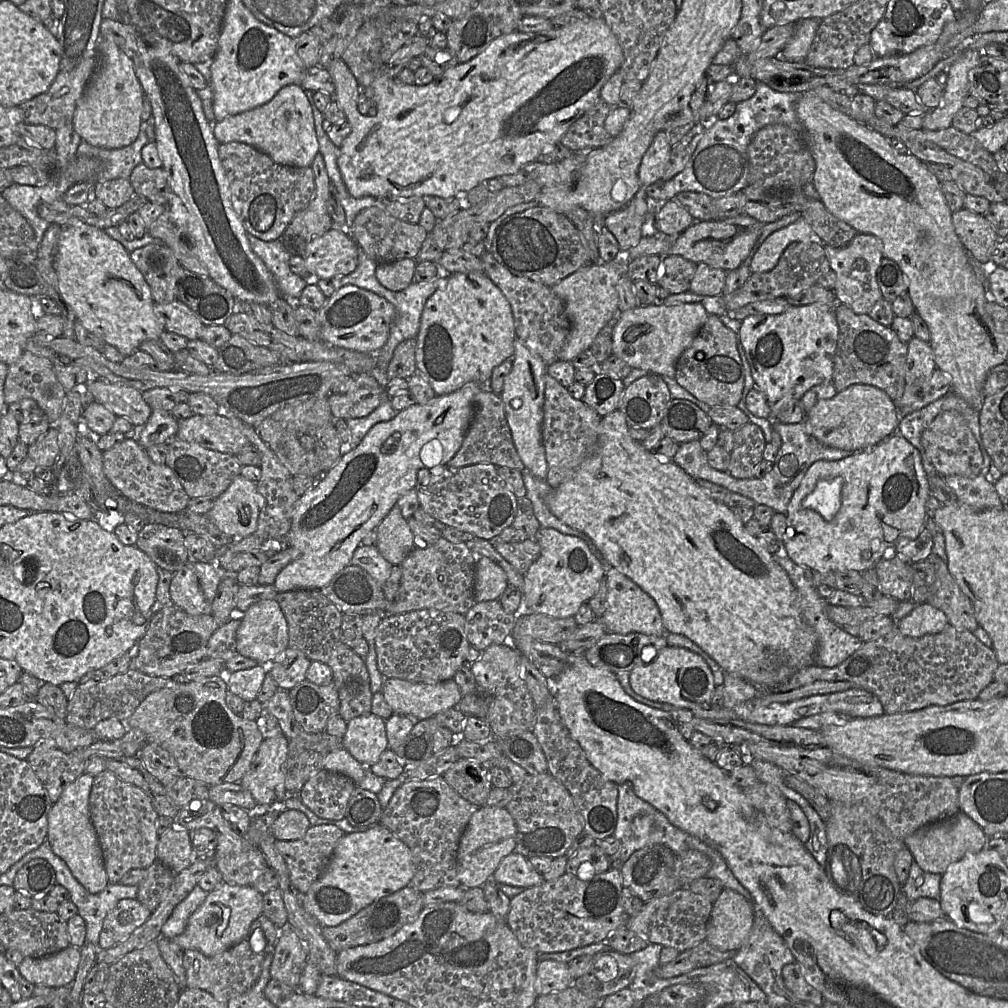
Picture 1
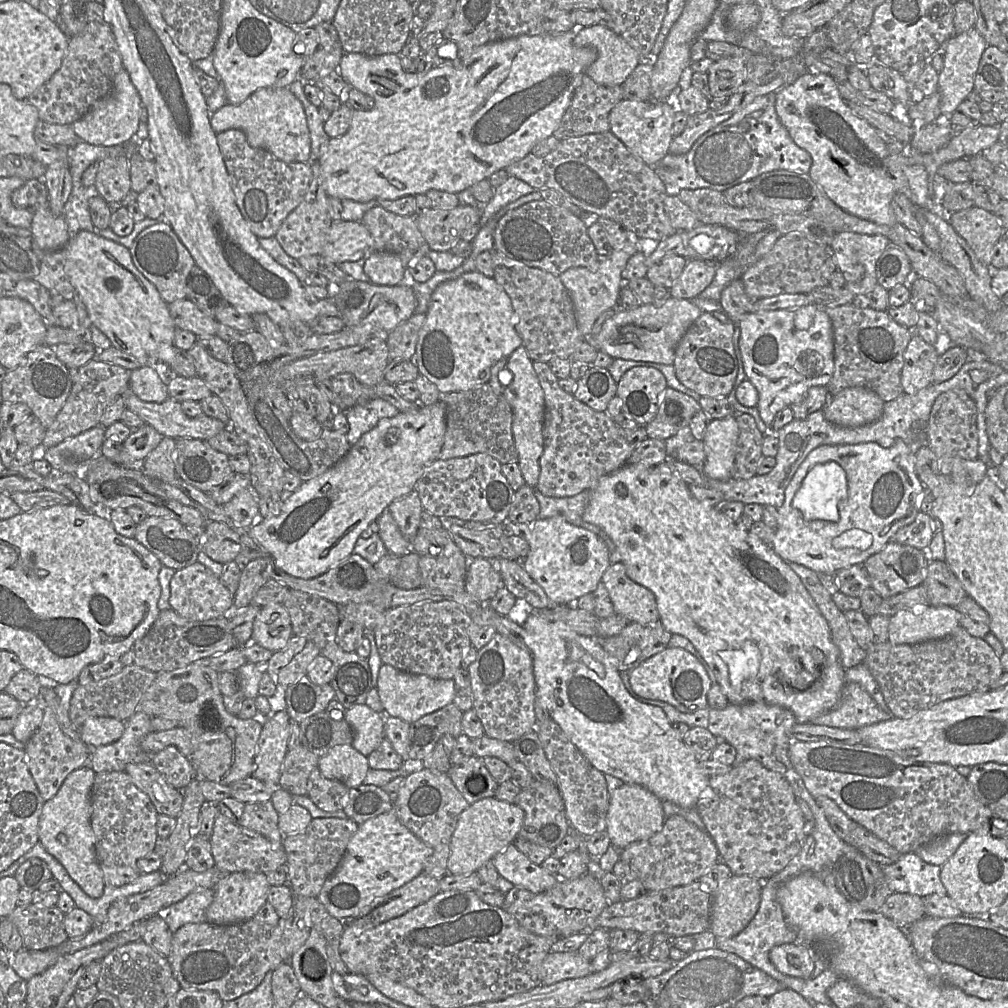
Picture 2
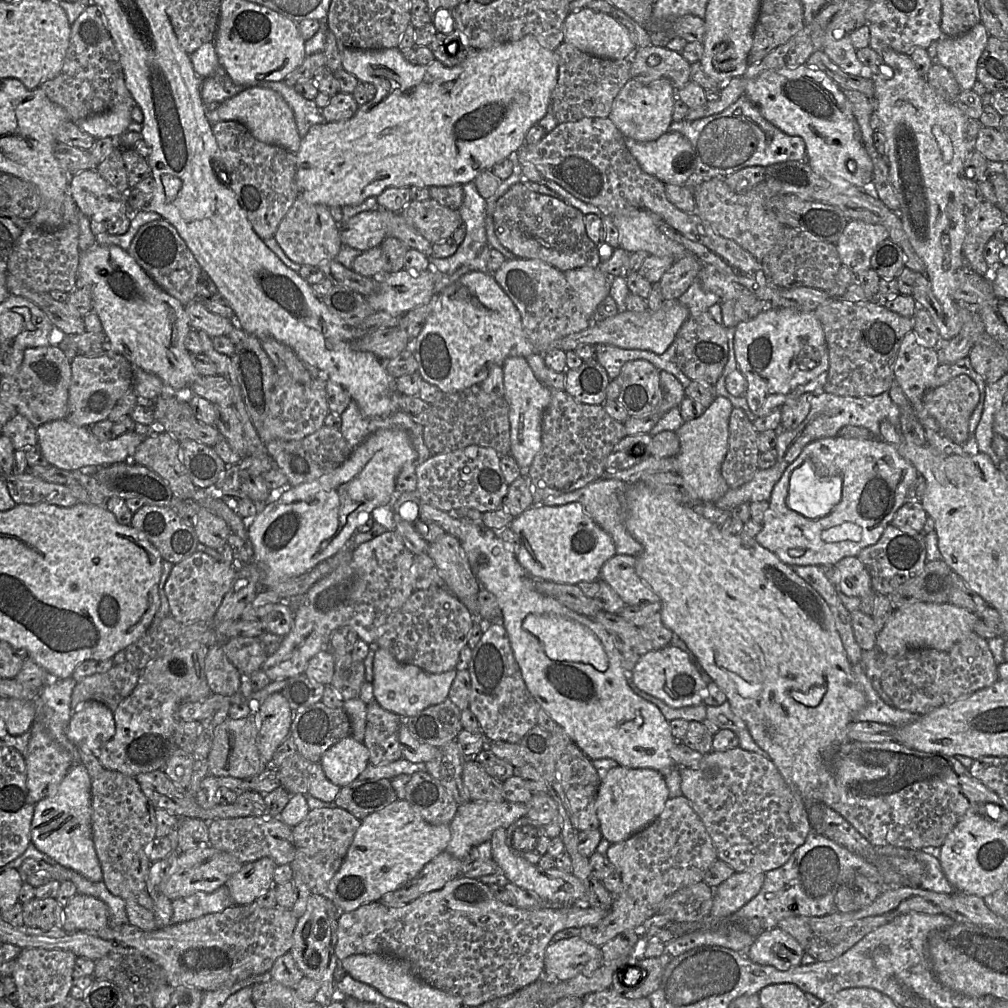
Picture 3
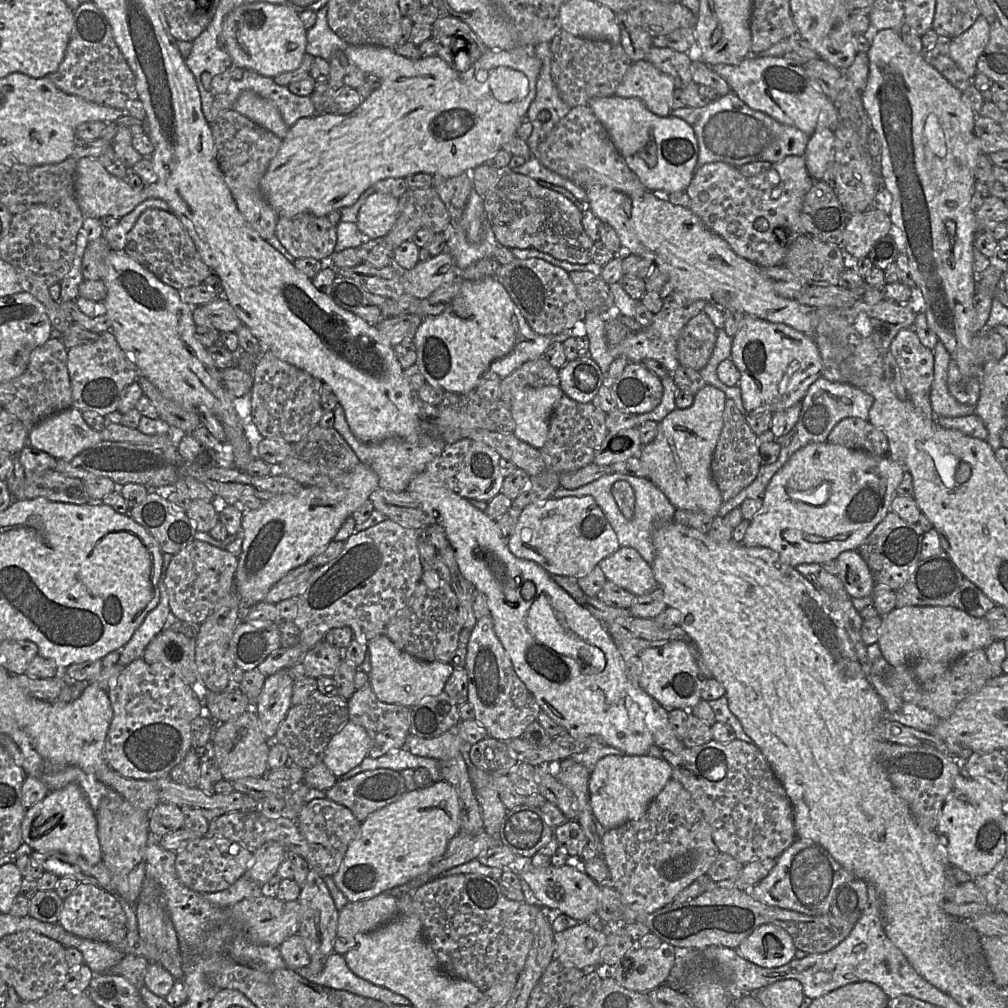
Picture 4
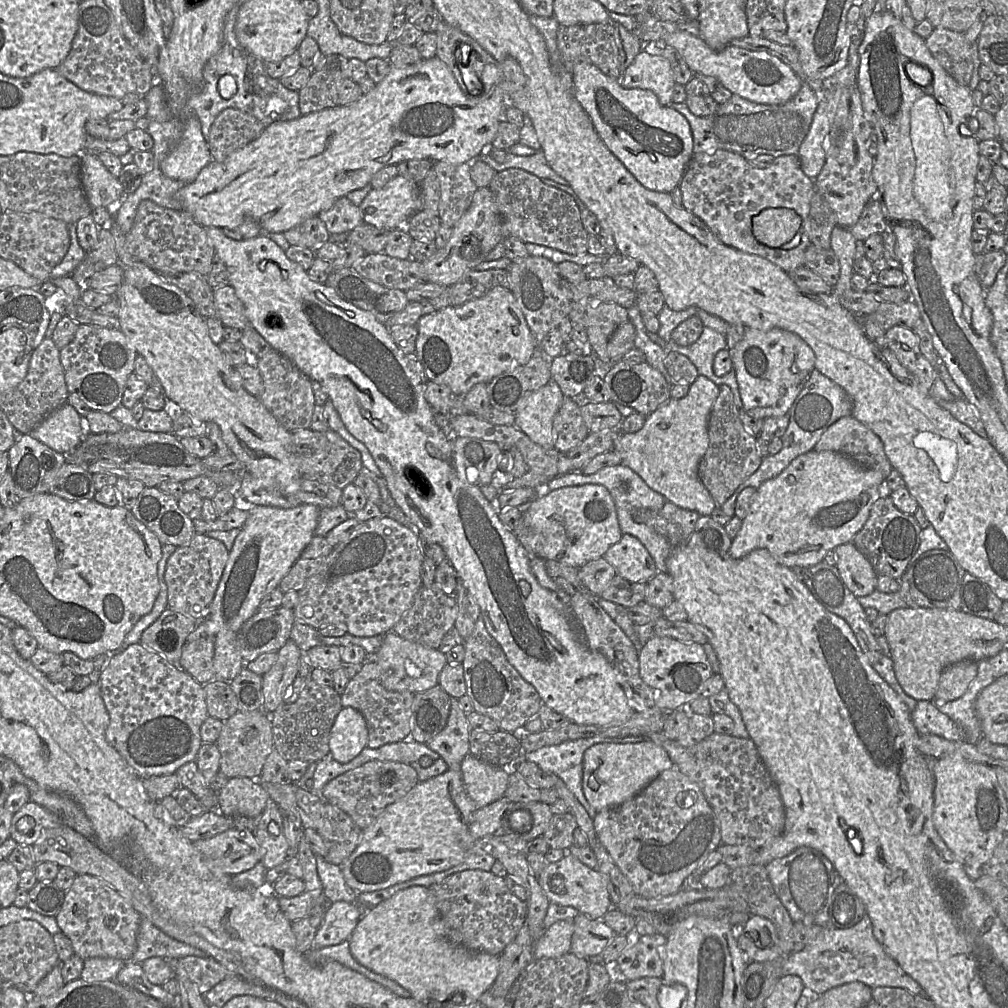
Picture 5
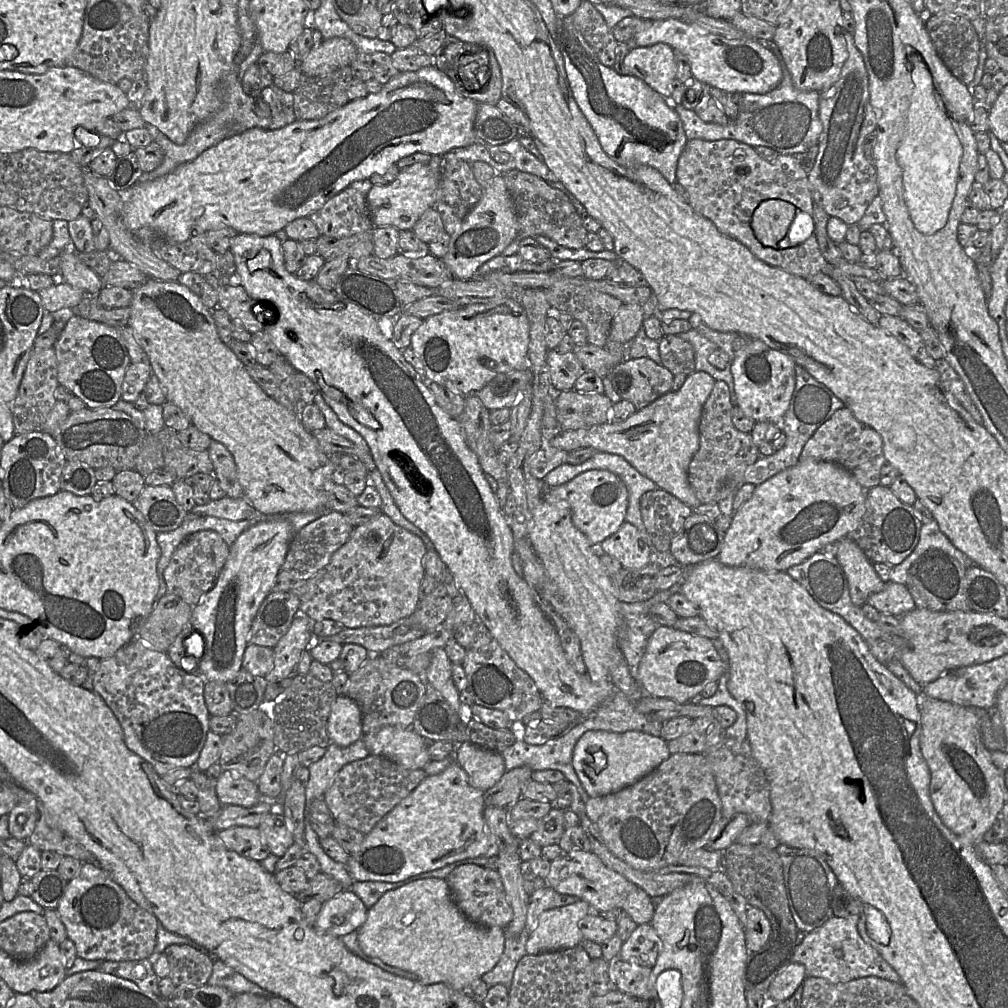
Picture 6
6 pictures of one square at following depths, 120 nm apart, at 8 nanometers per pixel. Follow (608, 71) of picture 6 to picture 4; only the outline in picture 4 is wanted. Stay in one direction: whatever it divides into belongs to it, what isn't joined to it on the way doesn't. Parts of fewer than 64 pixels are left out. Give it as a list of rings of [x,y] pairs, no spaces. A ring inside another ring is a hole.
[[[616,95],[595,98],[589,103],[630,169],[643,185],[656,194],[685,191],[696,171],[698,141],[693,128],[683,119],[657,116],[638,98]]]

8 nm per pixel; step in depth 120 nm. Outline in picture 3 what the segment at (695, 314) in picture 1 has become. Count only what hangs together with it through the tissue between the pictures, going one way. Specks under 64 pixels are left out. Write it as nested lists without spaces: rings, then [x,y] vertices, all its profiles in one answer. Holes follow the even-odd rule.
[[[677,300],[663,301],[657,311],[649,309],[643,312],[624,311],[604,321],[592,323],[587,329],[572,333],[566,337],[552,342],[549,350],[563,351],[575,350],[579,345],[608,344],[624,349],[640,349],[663,354],[675,341],[676,335],[682,325],[690,317],[687,306]]]

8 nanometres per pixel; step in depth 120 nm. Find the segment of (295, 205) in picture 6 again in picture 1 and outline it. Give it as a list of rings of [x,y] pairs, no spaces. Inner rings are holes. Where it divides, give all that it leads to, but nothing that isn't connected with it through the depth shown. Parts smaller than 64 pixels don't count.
[[[590,18],[587,21],[580,21],[543,32],[522,33],[515,31],[502,35],[494,39],[484,51],[468,62],[459,63],[457,66],[447,69],[442,76],[422,86],[407,85],[397,81],[396,78],[388,74],[388,69],[385,65],[376,74],[372,83],[365,89],[361,89],[345,62],[342,59],[334,60],[327,68],[335,85],[333,99],[342,109],[351,126],[350,134],[339,148],[340,153],[337,161],[345,186],[349,194],[354,198],[365,196],[376,198],[387,196],[397,199],[430,196],[441,198],[460,197],[482,181],[501,177],[520,169],[528,162],[536,160],[544,150],[560,141],[569,127],[600,99],[603,86],[619,70],[623,61],[622,47],[603,18]],[[361,90],[366,94],[367,98],[376,102],[378,111],[375,116],[362,115],[358,111],[357,100]]]

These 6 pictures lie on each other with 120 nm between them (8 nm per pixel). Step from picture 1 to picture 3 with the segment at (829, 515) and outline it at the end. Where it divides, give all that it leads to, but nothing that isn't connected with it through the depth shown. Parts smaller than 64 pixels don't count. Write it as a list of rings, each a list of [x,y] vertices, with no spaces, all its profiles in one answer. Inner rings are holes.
[[[805,461],[791,474],[787,507],[809,519],[828,515],[840,502],[841,476],[818,477],[812,461]]]

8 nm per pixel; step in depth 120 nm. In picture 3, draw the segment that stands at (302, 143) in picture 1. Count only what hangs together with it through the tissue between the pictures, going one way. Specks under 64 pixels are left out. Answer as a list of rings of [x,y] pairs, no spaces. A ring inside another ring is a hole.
[[[260,86],[245,88],[210,113],[206,110],[206,116],[212,126],[221,121],[237,121],[243,124],[257,140],[280,146],[293,154],[296,154],[300,148],[301,137],[293,111],[284,98],[272,89]]]

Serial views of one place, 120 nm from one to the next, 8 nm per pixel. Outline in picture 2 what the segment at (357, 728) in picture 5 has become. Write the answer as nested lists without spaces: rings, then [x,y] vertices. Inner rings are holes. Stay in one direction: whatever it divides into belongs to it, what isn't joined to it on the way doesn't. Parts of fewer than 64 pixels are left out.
[[[352,744],[337,745],[320,757],[318,767],[324,777],[344,783],[349,789],[363,784],[370,769],[368,758]]]

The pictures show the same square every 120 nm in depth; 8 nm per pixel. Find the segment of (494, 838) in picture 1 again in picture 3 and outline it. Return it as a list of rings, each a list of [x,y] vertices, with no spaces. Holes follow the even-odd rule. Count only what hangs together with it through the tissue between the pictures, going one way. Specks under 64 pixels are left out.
[[[470,801],[460,805],[450,824],[451,839],[446,851],[457,859],[464,860],[469,857],[473,847],[489,841],[493,832],[498,828],[507,829],[519,818],[526,816],[528,807],[526,803],[519,802],[490,802]]]

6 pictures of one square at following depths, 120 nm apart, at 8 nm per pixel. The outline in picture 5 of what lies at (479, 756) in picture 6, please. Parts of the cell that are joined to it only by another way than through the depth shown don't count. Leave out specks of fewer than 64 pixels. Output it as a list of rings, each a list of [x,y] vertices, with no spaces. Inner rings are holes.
[[[470,753],[461,764],[464,787],[475,809],[487,806],[504,796],[510,769],[492,766]]]

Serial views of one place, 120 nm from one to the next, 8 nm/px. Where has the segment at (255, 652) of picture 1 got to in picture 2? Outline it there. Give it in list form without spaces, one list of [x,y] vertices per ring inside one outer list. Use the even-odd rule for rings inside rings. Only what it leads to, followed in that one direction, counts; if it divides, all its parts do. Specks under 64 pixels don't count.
[[[282,604],[263,606],[253,622],[251,641],[272,651],[282,650],[292,636],[288,611]]]

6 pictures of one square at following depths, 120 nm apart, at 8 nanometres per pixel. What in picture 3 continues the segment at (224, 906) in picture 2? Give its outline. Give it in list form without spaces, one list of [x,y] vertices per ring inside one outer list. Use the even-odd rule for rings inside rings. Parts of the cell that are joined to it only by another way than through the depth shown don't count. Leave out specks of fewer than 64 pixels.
[[[269,857],[243,864],[225,883],[233,903],[247,905],[273,887],[276,863]]]

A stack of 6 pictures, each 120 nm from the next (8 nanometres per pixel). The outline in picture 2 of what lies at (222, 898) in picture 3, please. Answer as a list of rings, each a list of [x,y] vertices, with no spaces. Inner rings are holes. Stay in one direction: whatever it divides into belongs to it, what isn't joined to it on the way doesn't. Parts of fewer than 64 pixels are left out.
[[[197,889],[181,901],[164,908],[160,915],[174,933],[181,926],[206,921],[206,911],[214,898],[214,889]]]

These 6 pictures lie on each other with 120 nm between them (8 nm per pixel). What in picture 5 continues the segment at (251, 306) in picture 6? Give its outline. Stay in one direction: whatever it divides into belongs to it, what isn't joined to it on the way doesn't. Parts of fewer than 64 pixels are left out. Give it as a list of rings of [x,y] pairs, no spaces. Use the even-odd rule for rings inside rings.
[[[231,284],[214,290],[214,302],[217,318],[225,327],[232,327],[243,332],[250,326],[244,305]]]

